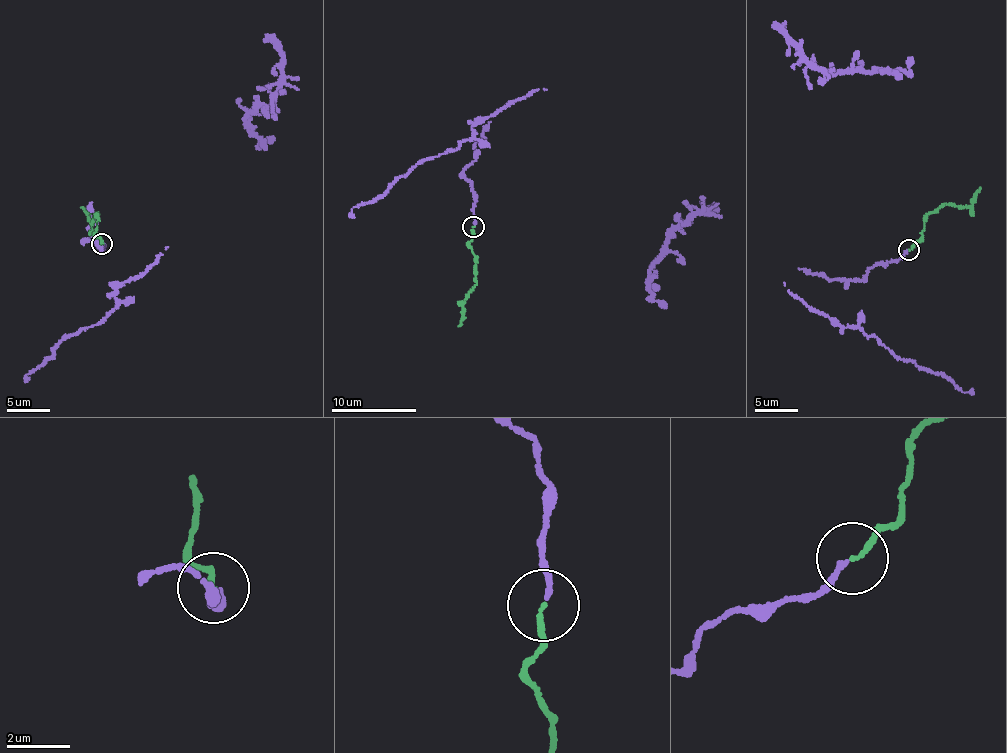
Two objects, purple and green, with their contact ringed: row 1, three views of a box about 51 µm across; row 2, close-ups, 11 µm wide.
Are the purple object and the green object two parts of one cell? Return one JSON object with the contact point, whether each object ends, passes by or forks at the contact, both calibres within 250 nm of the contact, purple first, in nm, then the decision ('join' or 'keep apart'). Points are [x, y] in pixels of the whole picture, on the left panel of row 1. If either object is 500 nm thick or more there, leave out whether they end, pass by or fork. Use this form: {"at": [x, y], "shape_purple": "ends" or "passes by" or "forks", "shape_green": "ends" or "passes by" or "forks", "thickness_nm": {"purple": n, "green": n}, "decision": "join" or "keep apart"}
{"at": [102, 243], "shape_purple": "ends", "shape_green": "ends", "thickness_nm": {"purple": 140, "green": 140}, "decision": "join"}

